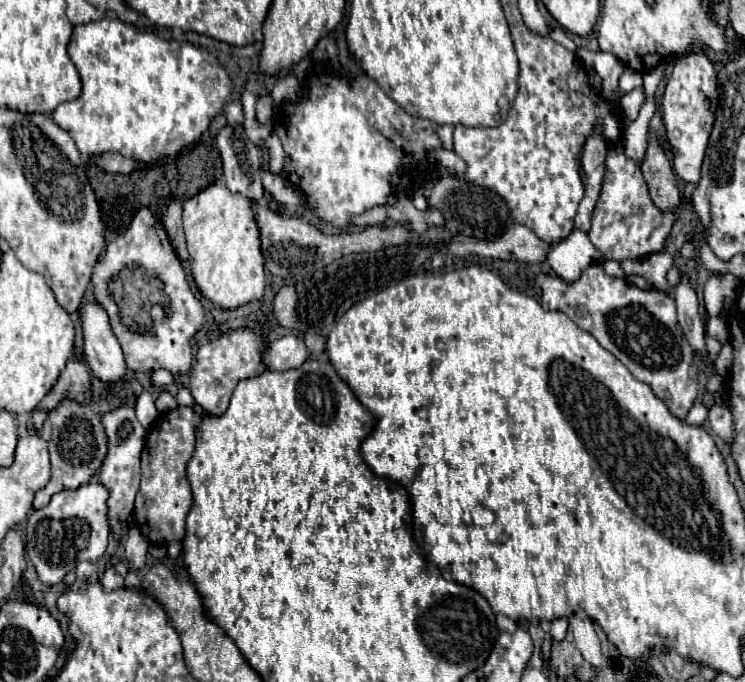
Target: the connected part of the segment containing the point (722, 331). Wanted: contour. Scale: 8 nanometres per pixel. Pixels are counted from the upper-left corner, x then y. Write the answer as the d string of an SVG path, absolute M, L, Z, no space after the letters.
M709 317L709 319L707 319L707 335L709 335L709 337L715 337L721 345L729 343L727 325L725 325L719 317Z

